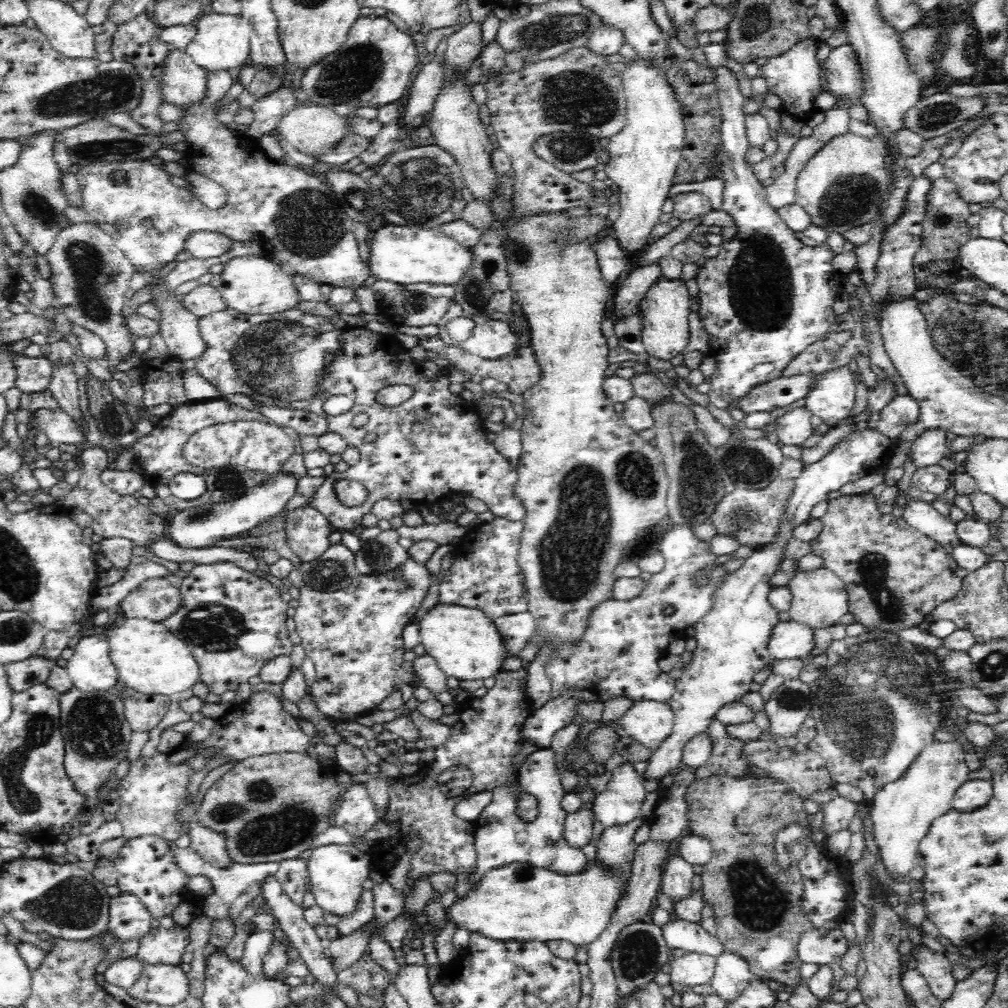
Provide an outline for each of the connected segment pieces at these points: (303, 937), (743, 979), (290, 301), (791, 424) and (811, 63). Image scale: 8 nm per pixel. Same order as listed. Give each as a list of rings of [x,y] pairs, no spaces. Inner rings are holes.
[[[274,875],[267,876],[261,880],[261,893],[266,899],[268,906],[272,909],[272,915],[275,917],[275,920],[280,923],[280,928],[300,953],[300,960],[308,966],[310,973],[314,975],[318,983],[324,985],[329,990],[334,989],[340,982],[338,982],[338,976],[334,973],[334,968],[326,954],[331,942],[318,938],[315,928],[312,928],[306,922],[301,906],[294,904],[290,900],[290,897],[283,891],[280,881],[276,880]]]
[[[726,948],[715,960],[715,974],[711,981],[713,993],[726,1002],[736,999],[751,980],[748,962]]]
[[[241,255],[231,258],[221,272],[221,285],[217,289],[223,294],[227,308],[244,314],[276,314],[296,308],[302,299],[296,292],[292,275],[280,269],[268,255]]]
[[[802,407],[787,411],[775,420],[773,438],[784,445],[792,445],[803,448],[804,442],[813,434],[810,425],[811,413]]]
[[[804,39],[793,44],[782,54],[770,55],[766,64],[759,67],[758,74],[766,81],[769,93],[780,96],[783,110],[799,119],[807,119],[815,110],[815,99],[823,92],[820,70],[823,65],[816,58],[819,39]]]

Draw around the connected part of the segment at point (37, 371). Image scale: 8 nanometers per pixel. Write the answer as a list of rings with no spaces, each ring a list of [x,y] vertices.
[[[18,350],[13,356],[16,378],[15,386],[22,392],[45,392],[50,390],[52,378],[52,364],[46,357],[26,357]]]

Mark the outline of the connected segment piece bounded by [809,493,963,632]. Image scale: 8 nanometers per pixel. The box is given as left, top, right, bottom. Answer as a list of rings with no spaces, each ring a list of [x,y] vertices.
[[[871,493],[868,494],[858,494],[856,496],[840,496],[840,498],[834,498],[834,500],[829,502],[828,511],[821,518],[823,528],[817,538],[810,540],[811,553],[820,556],[823,560],[824,567],[830,570],[840,578],[844,584],[846,592],[848,593],[848,610],[854,614],[856,622],[868,626],[868,628],[880,629],[883,631],[890,632],[893,630],[897,632],[903,628],[912,628],[918,626],[921,622],[925,620],[927,614],[930,614],[938,605],[944,604],[946,601],[950,601],[958,594],[963,580],[958,578],[955,574],[955,570],[950,568],[948,560],[952,554],[944,550],[944,545],[940,543],[935,543],[931,538],[928,538],[924,533],[920,533],[915,528],[912,528],[904,519],[896,519],[896,516],[890,514],[882,514],[878,510],[878,502],[876,496]]]

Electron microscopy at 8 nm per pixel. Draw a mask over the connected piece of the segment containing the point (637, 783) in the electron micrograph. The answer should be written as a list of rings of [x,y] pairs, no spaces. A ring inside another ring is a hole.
[[[632,762],[616,766],[606,789],[596,794],[593,803],[595,820],[604,827],[628,824],[638,818],[646,790],[642,785],[643,775],[634,769]]]

